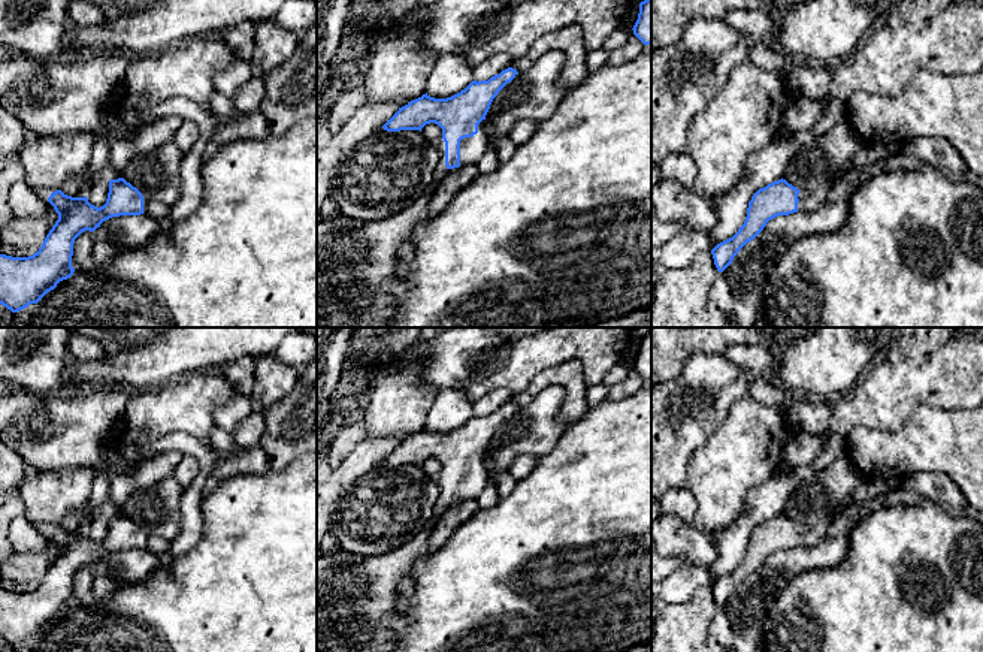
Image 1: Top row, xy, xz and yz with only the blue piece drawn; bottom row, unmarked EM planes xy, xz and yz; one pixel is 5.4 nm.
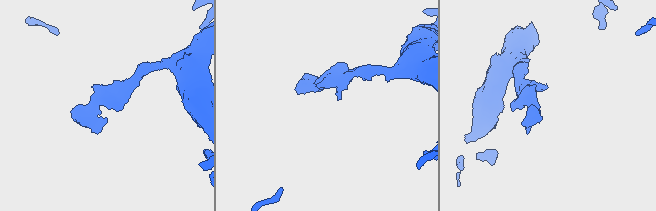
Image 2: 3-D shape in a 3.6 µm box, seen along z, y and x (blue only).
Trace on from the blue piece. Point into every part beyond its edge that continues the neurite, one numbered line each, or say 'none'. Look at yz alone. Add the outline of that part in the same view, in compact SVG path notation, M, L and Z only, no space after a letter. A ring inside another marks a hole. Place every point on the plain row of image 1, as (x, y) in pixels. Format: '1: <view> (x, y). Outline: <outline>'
1: yz (808, 536). Outline: M834 510L826 520L819 522L814 526L801 525L798 529L798 547L811 547L822 541L840 511L841 510Z

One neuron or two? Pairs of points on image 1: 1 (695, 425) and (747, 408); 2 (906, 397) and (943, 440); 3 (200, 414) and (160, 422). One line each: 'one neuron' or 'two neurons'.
1: two neurons
2: two neurons
3: one neuron

